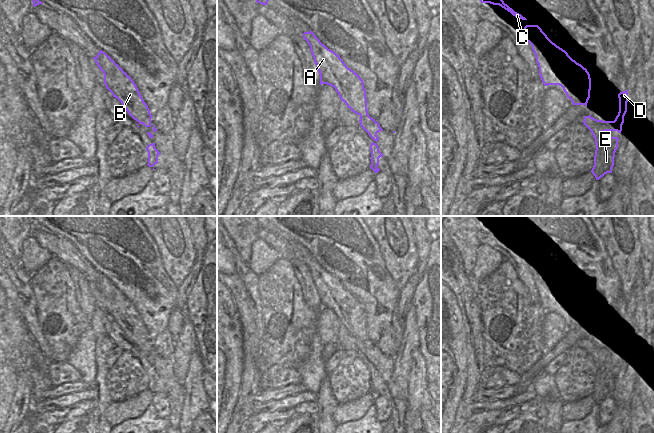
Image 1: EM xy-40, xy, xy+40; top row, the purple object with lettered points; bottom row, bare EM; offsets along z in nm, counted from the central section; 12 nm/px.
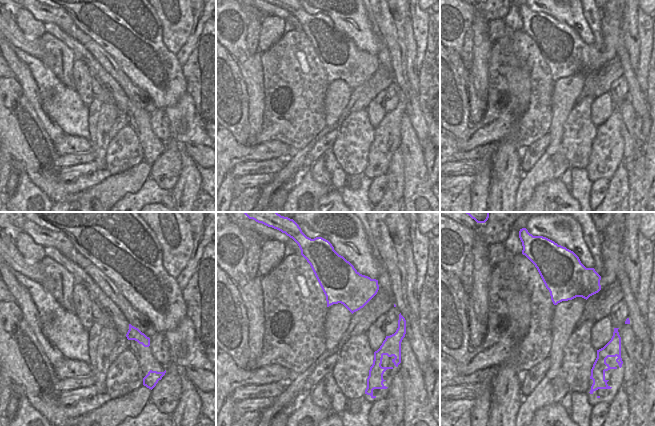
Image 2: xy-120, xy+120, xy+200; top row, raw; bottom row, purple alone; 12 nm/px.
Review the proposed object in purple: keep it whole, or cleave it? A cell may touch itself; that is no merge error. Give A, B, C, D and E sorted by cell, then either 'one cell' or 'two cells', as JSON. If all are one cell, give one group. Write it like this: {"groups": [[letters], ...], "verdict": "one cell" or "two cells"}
{"groups": [["A", "B", "C", "D", "E"]], "verdict": "one cell"}

